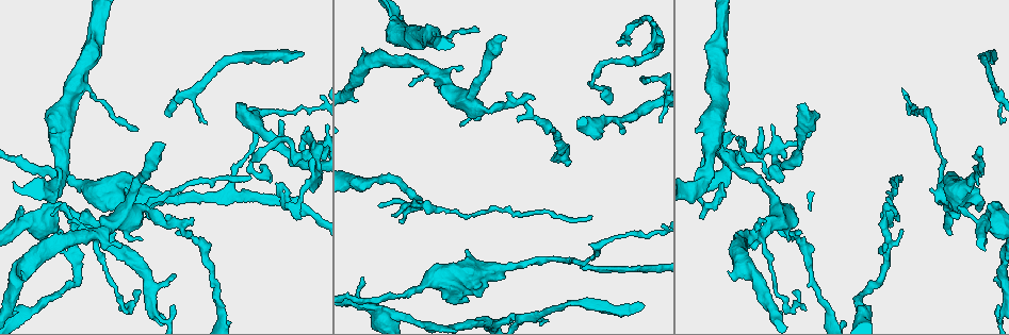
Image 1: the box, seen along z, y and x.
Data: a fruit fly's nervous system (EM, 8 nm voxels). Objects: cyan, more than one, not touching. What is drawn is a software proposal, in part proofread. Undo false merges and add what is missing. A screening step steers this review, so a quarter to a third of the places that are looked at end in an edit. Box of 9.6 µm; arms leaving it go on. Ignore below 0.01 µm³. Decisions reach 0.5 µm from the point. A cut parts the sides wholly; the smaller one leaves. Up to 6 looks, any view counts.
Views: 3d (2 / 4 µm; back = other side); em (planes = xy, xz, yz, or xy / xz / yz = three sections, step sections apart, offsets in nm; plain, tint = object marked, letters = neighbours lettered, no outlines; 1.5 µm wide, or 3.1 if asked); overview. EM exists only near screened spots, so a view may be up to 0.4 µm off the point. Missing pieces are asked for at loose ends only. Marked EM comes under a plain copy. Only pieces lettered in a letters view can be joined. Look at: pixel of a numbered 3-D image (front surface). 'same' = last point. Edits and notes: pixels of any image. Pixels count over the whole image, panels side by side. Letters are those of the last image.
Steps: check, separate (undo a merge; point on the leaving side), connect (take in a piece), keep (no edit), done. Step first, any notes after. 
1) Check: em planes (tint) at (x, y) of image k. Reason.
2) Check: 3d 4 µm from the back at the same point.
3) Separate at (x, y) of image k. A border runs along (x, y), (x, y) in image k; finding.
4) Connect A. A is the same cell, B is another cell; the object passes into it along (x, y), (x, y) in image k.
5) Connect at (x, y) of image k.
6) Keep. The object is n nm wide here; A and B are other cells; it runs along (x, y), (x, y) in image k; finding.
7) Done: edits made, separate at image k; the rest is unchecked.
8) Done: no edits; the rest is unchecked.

Check: em xy step 4 (tint) at (647, 83) of image 1. An open end.

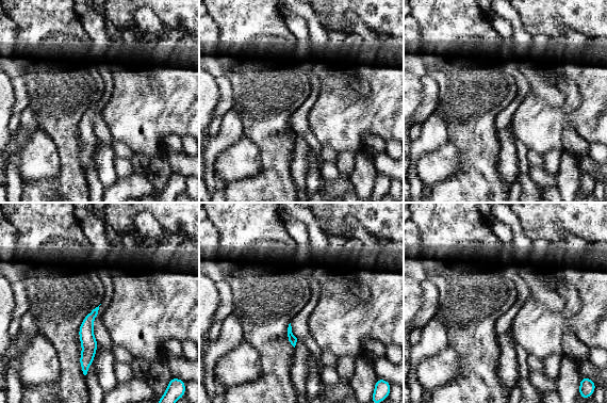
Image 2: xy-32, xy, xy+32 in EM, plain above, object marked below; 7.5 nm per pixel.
Check: em planes (tint) at the same point. Cut it another way.

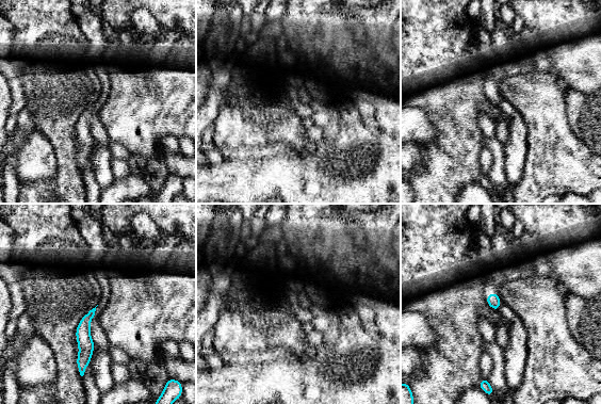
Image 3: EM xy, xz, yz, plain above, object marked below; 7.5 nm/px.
Check: em planes (letters) at the same point.

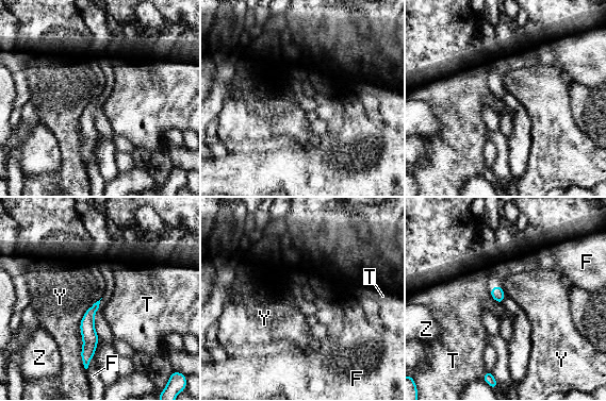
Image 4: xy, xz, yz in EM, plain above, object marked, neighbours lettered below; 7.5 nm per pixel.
Keep. F, T, Y and Z are other cells; a border runs along (101, 297), (80, 322), (85, 369) in image 4; none of them fits.

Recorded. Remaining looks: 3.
Check: em xz step 4 (tint) at (578, 119) of image 1. Free end.

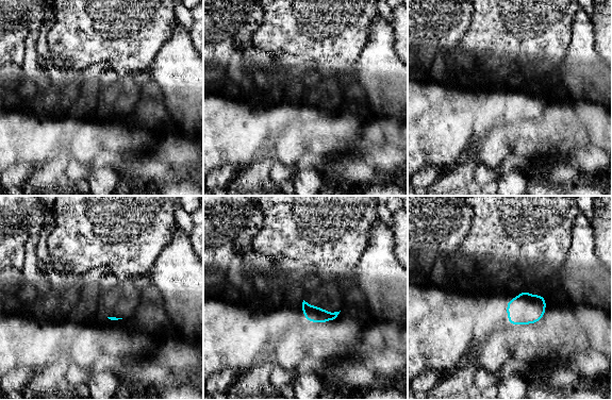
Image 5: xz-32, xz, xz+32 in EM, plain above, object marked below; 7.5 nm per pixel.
Check: em xz step 4 (letters) at the same point. See the neighbours.

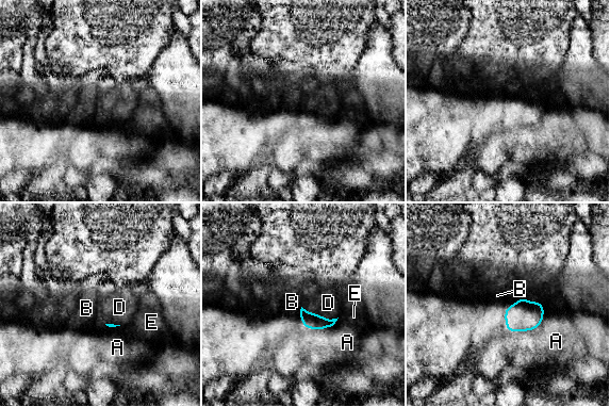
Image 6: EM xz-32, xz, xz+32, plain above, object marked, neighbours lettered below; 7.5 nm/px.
Connect D. D is the same cell, A, B and E are other cells; the object passes into it along (311, 321), (318, 314), (328, 303) in image 6; it goes on there.

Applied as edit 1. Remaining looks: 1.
Done: edits made, connect at image 6; the rest is unchecked.

